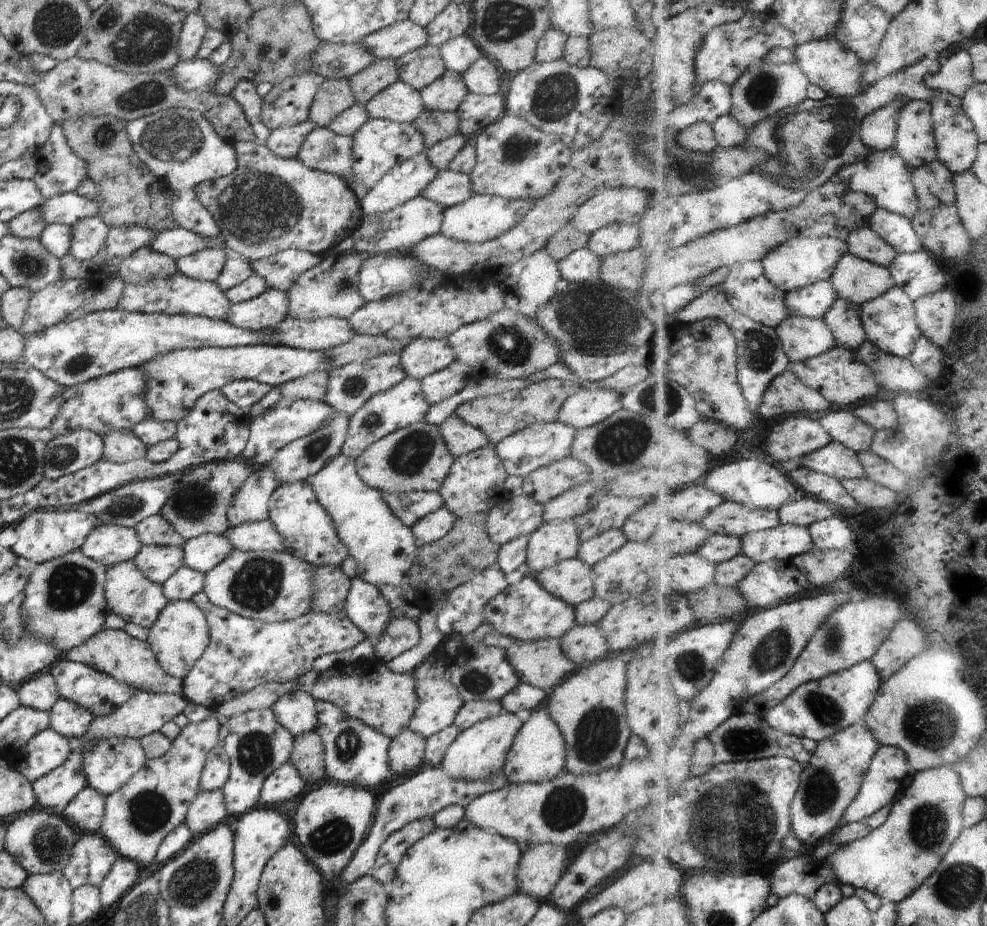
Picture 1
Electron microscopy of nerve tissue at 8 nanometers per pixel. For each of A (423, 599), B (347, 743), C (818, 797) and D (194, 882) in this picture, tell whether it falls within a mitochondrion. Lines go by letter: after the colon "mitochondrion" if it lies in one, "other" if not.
A: other
B: mitochondrion
C: mitochondrion
D: mitochondrion

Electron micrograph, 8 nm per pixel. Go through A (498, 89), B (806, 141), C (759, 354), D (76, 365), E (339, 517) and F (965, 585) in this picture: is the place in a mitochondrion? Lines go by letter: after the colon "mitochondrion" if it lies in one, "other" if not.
A: other
B: mitochondrion
C: mitochondrion
D: mitochondrion
E: other
F: other

